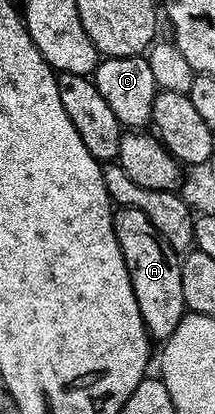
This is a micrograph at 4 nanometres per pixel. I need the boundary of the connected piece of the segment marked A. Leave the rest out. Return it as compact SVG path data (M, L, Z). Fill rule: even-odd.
M116 207L112 215L112 233L126 261L130 285L134 289L144 327L153 340L168 339L186 312L182 297L181 256L165 241L162 233L154 229L150 217L146 217L142 209Z

